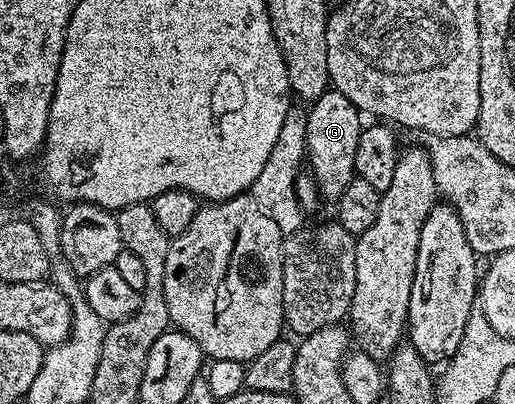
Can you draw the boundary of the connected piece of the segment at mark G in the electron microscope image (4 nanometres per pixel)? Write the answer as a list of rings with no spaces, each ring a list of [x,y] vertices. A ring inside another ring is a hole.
[[[329,88],[317,102],[306,110],[306,166],[316,182],[319,197],[335,200],[346,192],[346,184],[356,177],[354,152],[358,148],[358,136],[362,129],[362,115],[342,92]],[[361,121],[361,122],[360,122]],[[310,169],[312,170],[310,170]]]

